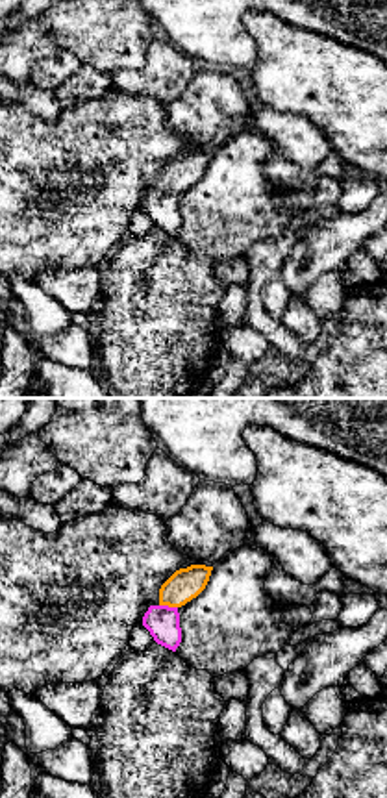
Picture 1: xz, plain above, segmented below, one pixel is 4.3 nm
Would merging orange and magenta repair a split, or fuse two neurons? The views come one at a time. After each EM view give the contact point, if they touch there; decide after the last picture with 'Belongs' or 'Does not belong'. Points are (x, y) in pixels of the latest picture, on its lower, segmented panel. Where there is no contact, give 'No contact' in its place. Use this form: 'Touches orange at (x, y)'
Touches orange at (169, 606)

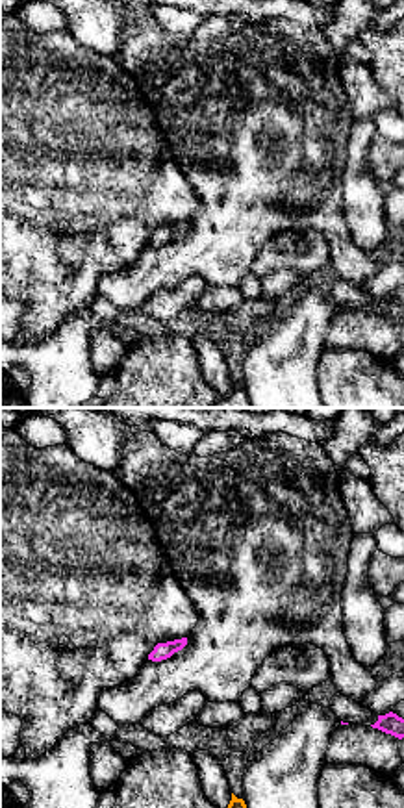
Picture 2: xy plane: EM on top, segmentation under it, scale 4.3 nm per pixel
No contact

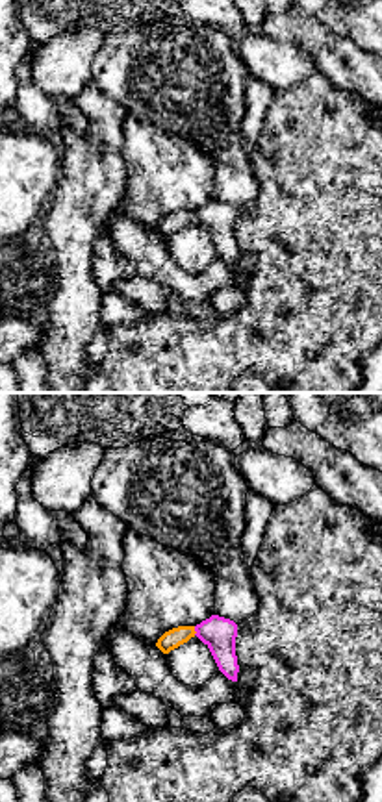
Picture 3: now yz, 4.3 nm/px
Touches orange at (193, 630)

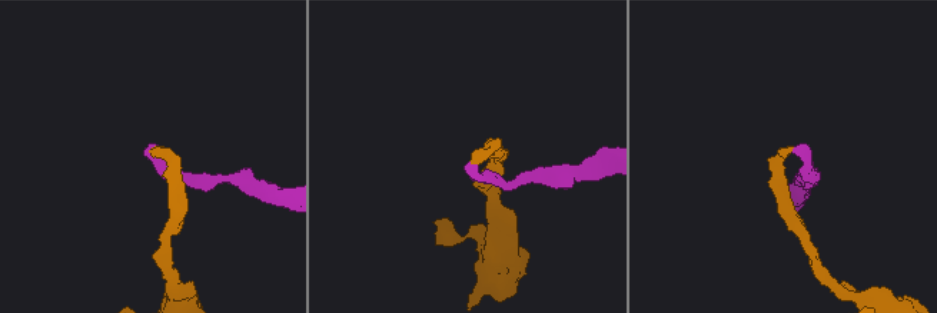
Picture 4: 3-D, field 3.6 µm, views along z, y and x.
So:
Belongs

